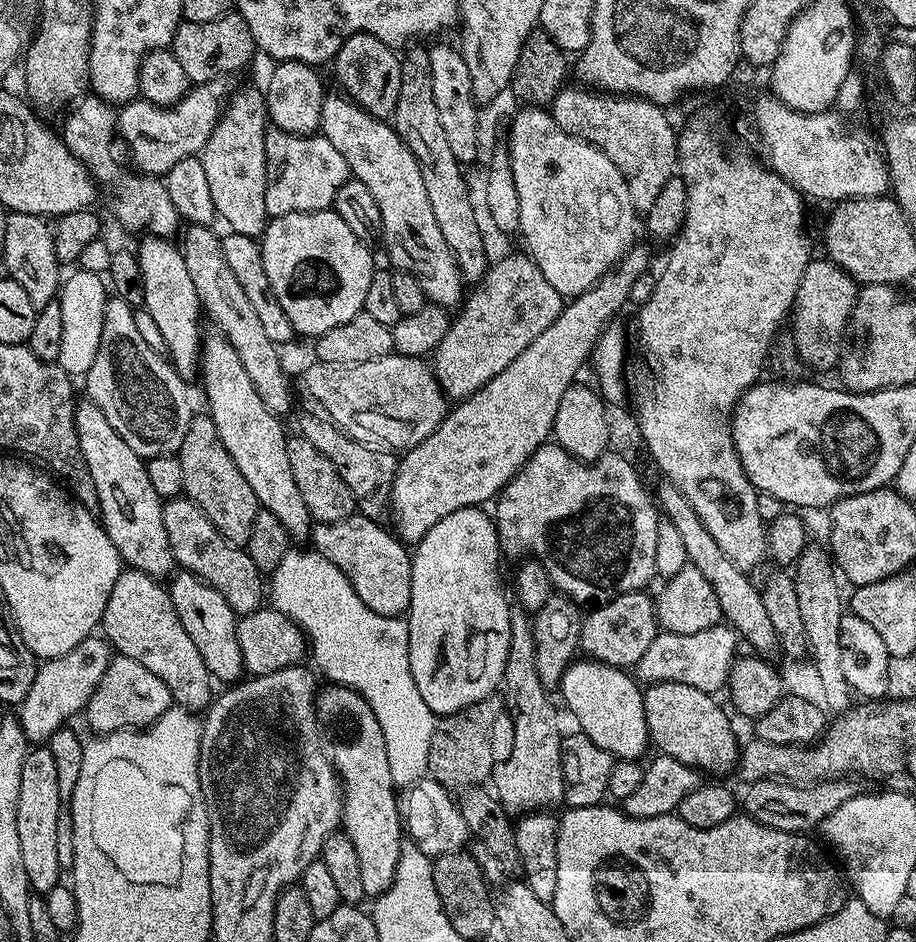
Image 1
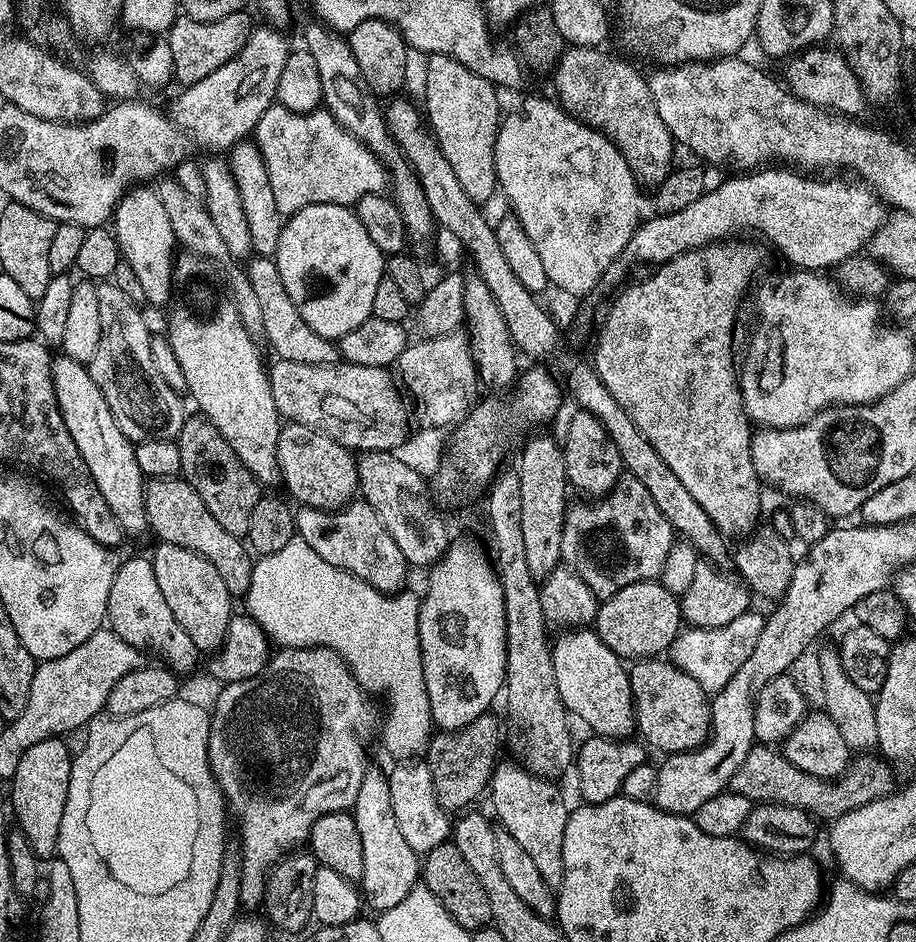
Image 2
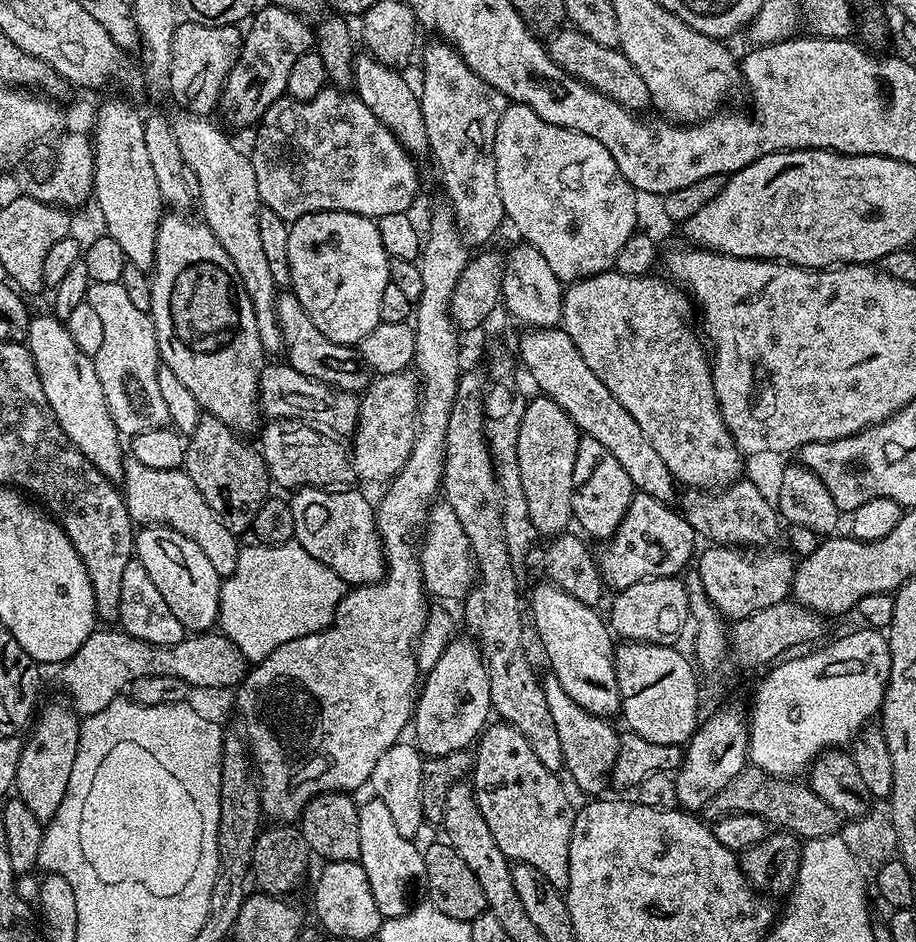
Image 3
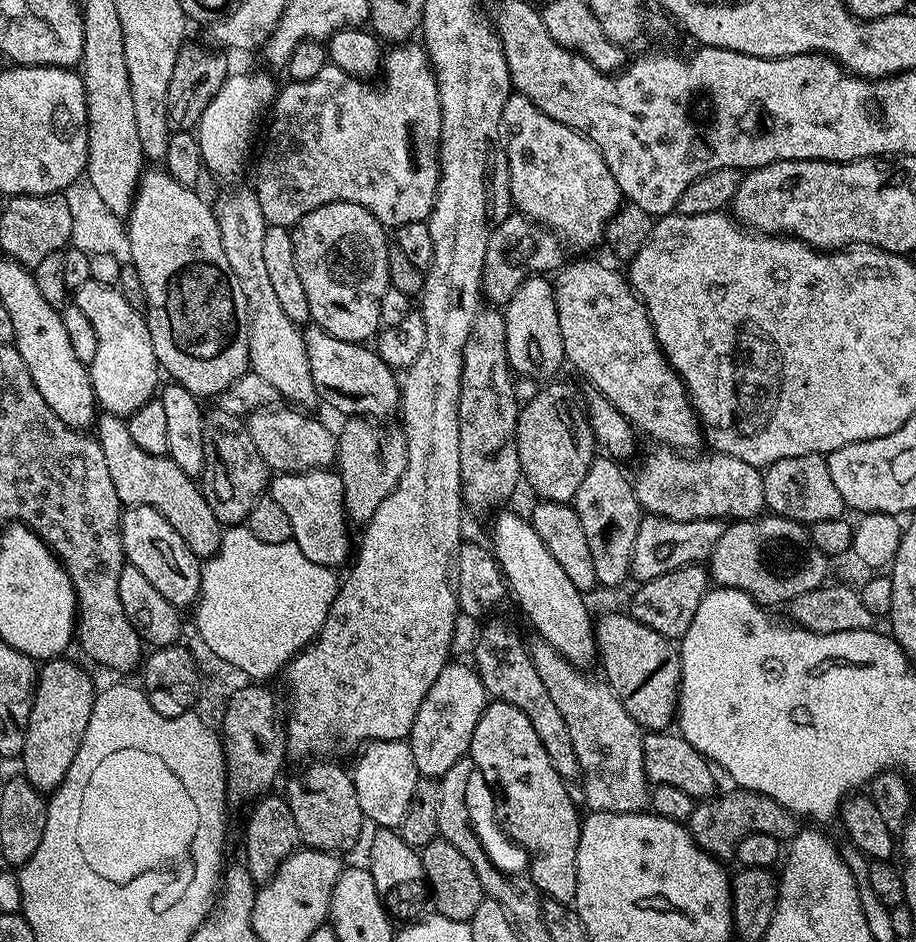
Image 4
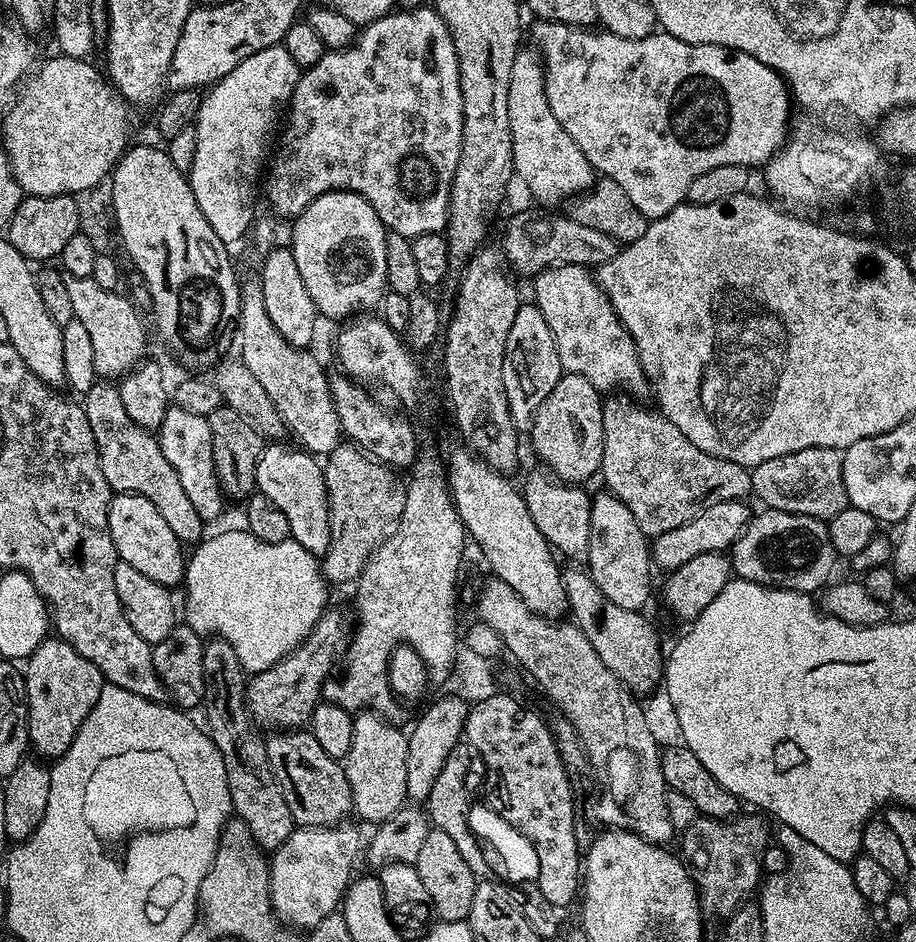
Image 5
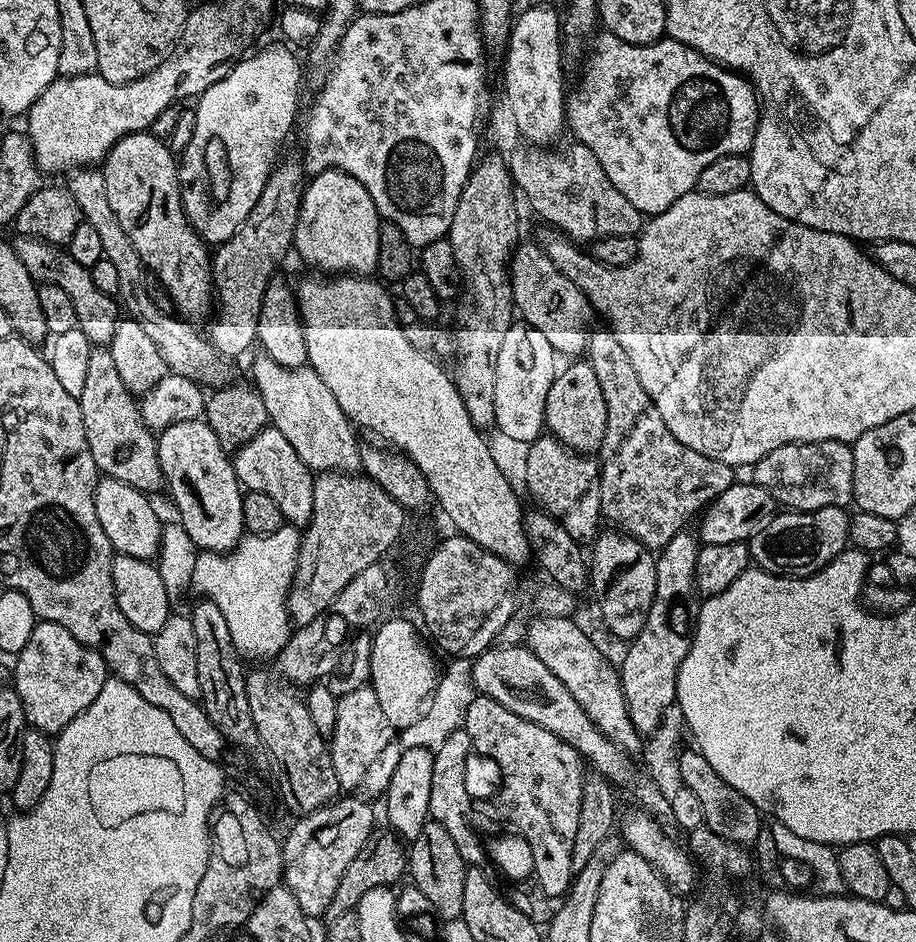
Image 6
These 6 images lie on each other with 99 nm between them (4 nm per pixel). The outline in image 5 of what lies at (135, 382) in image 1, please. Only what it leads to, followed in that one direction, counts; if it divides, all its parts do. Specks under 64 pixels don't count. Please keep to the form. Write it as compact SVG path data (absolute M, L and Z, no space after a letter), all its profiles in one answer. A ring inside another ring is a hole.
M65 275L66 290L74 305L76 320L86 326L90 333L90 343L94 349L94 370L100 378L122 378L145 359L144 326L140 322L141 313L131 303L127 295L119 291L102 290L91 276L78 278Z

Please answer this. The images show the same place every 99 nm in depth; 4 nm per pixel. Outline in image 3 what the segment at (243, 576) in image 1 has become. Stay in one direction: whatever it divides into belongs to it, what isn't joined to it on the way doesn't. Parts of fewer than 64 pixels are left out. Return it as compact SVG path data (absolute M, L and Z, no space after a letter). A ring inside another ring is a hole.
M125 459L122 495L133 525L174 530L182 534L182 538L190 538L190 542L200 547L202 554L206 554L206 559L214 565L214 570L218 570L221 578L233 574L242 544L236 541L239 540L237 533L226 530L218 514L206 506L206 498L202 498L198 486L190 482L187 472L178 468L153 470L150 466L142 466L142 462L137 460Z

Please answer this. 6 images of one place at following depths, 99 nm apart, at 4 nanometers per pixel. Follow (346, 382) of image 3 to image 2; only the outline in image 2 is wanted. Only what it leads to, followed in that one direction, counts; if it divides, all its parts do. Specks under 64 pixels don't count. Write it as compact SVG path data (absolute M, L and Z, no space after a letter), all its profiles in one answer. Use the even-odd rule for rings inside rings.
M271 256L251 257L252 270L247 285L252 288L252 296L256 299L256 308L260 311L260 324L264 327L264 336L268 344L281 360L290 362L306 362L310 366L323 364L339 364L342 357L340 349L333 341L322 338L306 326L302 314L298 314L298 306L290 302L290 294L286 294L286 286L282 286L282 276L278 274L278 266Z

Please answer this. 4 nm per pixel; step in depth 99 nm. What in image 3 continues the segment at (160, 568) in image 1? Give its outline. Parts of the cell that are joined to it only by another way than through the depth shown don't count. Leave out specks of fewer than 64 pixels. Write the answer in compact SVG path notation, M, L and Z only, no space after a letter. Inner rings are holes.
M33 315L29 319L26 341L42 390L46 393L46 402L50 402L50 410L54 410L54 418L58 426L62 426L66 438L70 438L70 442L74 442L78 450L98 466L101 474L113 482L123 481L126 448L120 445L122 433L114 426L114 418L110 418L106 394L102 394L102 382L98 382L95 359L78 350L65 321L47 315Z

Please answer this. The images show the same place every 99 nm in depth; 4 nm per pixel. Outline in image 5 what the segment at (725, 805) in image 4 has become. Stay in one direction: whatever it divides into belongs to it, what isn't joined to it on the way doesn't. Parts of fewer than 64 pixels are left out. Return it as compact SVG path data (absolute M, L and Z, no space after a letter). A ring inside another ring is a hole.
M737 814L726 820L697 815L690 826L682 829L679 851L700 896L700 915L705 925L723 925L736 909L762 884L762 850L769 847L769 821L763 815Z

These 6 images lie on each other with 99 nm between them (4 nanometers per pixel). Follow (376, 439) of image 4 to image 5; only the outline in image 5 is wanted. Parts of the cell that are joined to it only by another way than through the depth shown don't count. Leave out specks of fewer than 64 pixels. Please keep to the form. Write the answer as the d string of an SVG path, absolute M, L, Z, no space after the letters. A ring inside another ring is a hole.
M341 442L332 452L327 453L322 464L324 481L328 491L328 517L330 518L330 542L322 557L324 579L329 585L344 584L355 581L360 571L366 566L370 554L380 545L385 536L395 528L402 506L406 506L408 493L405 481L399 480L397 473L387 464L372 459L368 453L357 448L351 442Z

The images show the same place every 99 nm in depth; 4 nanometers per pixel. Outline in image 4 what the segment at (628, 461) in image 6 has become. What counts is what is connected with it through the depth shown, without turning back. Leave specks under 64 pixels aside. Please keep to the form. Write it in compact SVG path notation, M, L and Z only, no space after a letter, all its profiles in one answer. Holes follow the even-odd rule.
M652 446L644 456L636 476L632 480L632 488L641 509L645 513L661 516L667 520L690 522L691 520L754 520L765 511L764 507L764 474L750 462L742 462L742 458L728 456L724 452L708 450L705 456L685 454L671 446Z

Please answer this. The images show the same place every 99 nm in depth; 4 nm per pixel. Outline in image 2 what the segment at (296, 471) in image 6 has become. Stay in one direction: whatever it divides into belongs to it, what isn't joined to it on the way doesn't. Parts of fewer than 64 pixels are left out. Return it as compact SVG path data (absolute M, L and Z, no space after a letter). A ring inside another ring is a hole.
M351 502L336 511L301 507L296 512L298 535L314 548L330 565L344 568L359 580L374 586L379 592L395 594L405 587L404 579L410 573L398 542L390 538L386 526L374 514L374 510L363 502ZM324 540L324 544L320 544Z

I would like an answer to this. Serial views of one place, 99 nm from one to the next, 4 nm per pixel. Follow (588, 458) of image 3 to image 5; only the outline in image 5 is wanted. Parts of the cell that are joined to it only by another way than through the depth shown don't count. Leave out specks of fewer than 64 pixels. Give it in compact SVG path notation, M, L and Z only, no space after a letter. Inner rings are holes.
M600 490L592 496L590 506L590 546L586 557L586 567L594 578L598 590L610 598L622 610L641 611L652 592L652 572L654 562L650 553L650 540L634 522L634 514L613 492Z

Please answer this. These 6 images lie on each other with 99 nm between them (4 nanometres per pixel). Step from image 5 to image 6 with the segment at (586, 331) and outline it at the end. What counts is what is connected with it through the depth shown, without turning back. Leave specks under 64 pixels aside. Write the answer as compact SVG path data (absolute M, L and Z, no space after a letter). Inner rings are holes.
M535 242L521 243L512 253L510 279L512 302L519 319L534 330L540 330L561 357L579 357L588 347L594 317L594 309L584 297L582 289L574 286L574 282L570 282L570 278L566 278L566 274L562 274L554 262L550 262L548 255L541 252L539 244Z

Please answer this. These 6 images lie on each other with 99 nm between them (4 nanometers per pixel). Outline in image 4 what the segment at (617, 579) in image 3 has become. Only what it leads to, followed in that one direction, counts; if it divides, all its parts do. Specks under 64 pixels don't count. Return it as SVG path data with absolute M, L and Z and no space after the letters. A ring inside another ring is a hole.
M645 515L640 521L638 534L634 538L631 575L637 576L637 581L643 582L658 578L662 574L670 574L670 570L678 570L687 564L707 561L714 546L718 546L718 538L722 538L725 527L723 520L678 522L661 516Z

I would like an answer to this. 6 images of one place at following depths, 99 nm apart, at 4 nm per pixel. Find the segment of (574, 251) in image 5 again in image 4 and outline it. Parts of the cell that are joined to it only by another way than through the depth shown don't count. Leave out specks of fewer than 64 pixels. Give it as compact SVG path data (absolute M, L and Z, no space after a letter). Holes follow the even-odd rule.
M510 214L490 234L490 246L486 246L482 296L489 305L505 306L525 279L537 274L552 274L566 263L565 245L559 236L543 224L519 214Z

